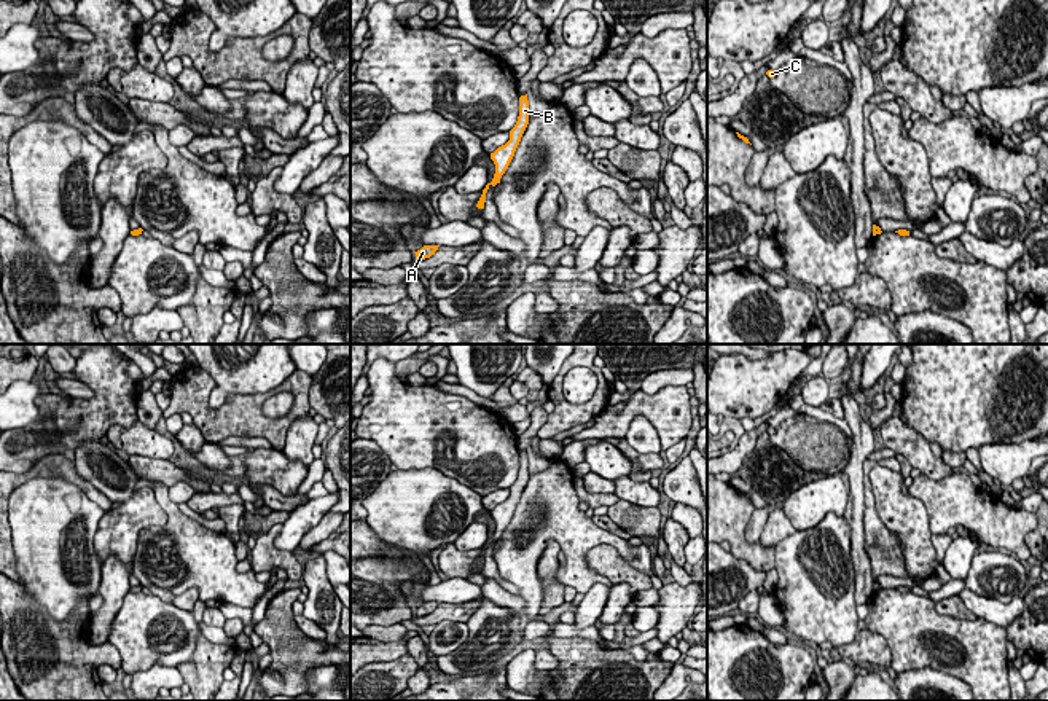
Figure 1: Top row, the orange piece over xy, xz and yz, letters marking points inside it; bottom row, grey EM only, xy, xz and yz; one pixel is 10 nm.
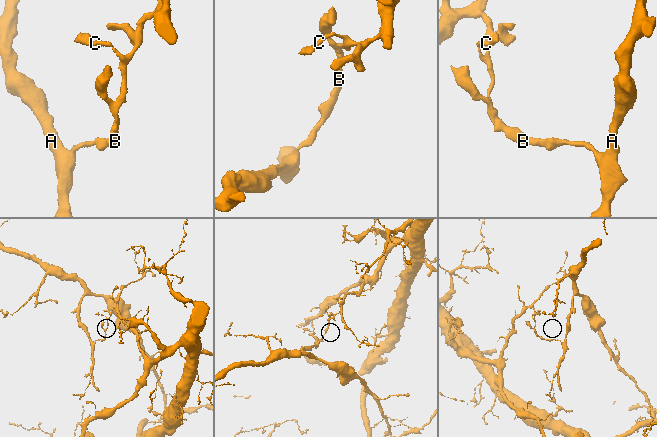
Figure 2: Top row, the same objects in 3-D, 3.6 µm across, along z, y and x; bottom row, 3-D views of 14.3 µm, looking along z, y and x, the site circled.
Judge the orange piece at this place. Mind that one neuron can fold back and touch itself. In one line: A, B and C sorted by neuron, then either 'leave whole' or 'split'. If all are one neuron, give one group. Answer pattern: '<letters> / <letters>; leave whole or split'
A / B C; split

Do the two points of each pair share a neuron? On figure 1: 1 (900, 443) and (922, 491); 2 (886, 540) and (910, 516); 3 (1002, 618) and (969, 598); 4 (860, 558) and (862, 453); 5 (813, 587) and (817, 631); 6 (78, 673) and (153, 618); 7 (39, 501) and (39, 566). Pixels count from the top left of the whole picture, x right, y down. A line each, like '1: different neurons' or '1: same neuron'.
1: different neurons
2: different neurons
3: same neuron
4: same neuron
5: same neuron
6: different neurons
7: same neuron

